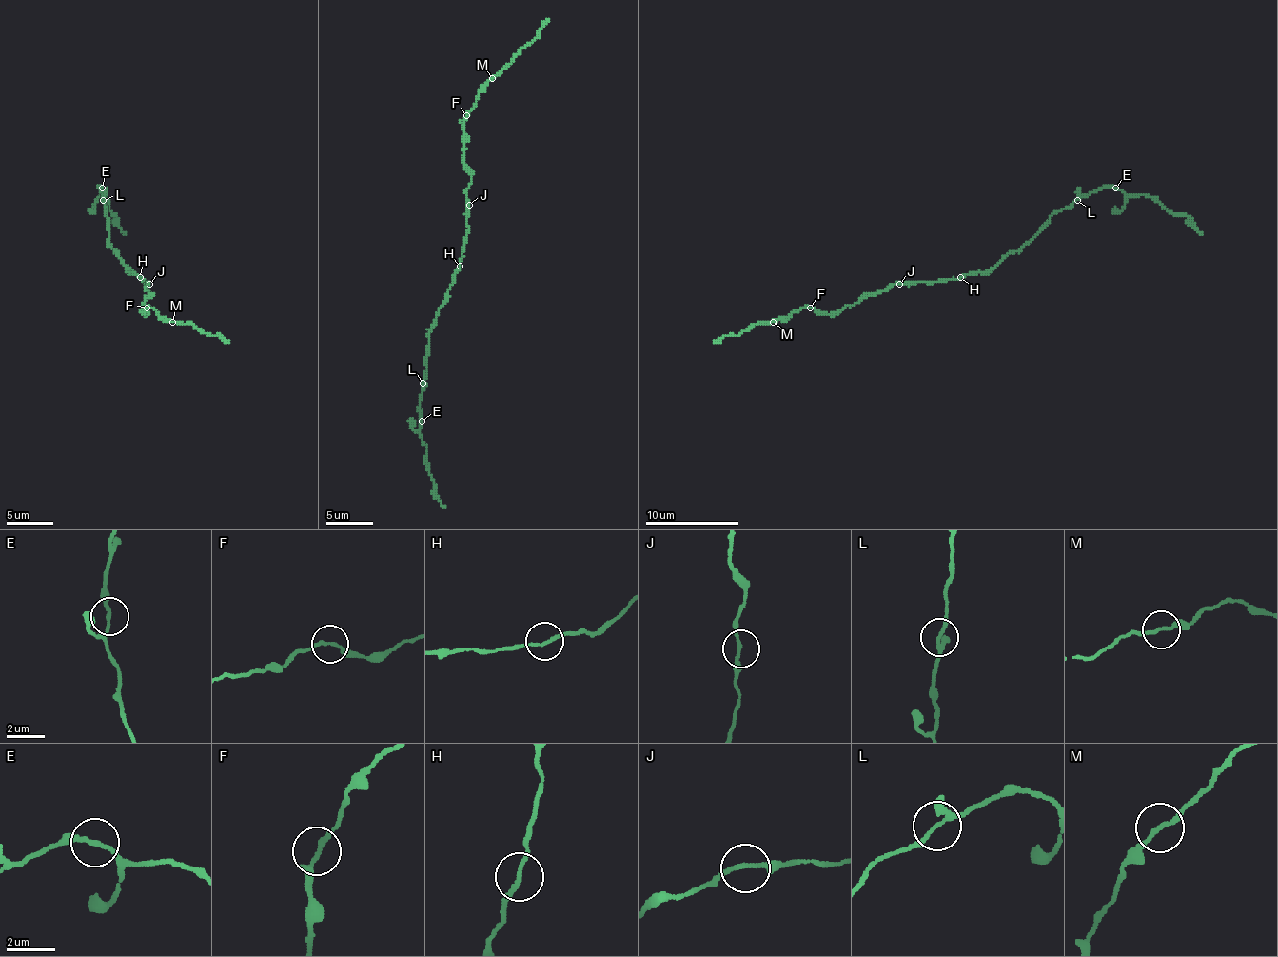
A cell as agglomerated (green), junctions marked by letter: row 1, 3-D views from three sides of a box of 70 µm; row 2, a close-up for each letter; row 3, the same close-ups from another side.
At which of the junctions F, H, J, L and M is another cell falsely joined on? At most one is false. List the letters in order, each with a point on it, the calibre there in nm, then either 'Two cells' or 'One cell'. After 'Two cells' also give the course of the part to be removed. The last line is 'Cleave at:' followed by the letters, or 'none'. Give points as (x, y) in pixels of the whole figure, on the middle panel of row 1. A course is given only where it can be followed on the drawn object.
F: Place: (466, 115). Thickness 180 nm. One cell
H: Place: (460, 266). Thickness 150 nm. One cell
J: Place: (469, 205). Thickness 170 nm. One cell
L: Place: (422, 383). Thickness 180 nm. One cell
M: Place: (492, 78). Thickness 170 nm. One cell
Cleave at: none

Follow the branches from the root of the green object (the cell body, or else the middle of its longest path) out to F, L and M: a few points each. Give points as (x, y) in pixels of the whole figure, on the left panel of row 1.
F: (140, 279), (149, 282), (147, 289), (151, 295), (145, 303), (145, 314), (147, 308)
L: (140, 279), (127, 269), (109, 242), (109, 218), (102, 199)
M: (140, 279), (149, 282), (151, 293), (145, 314), (151, 308), (172, 322)

